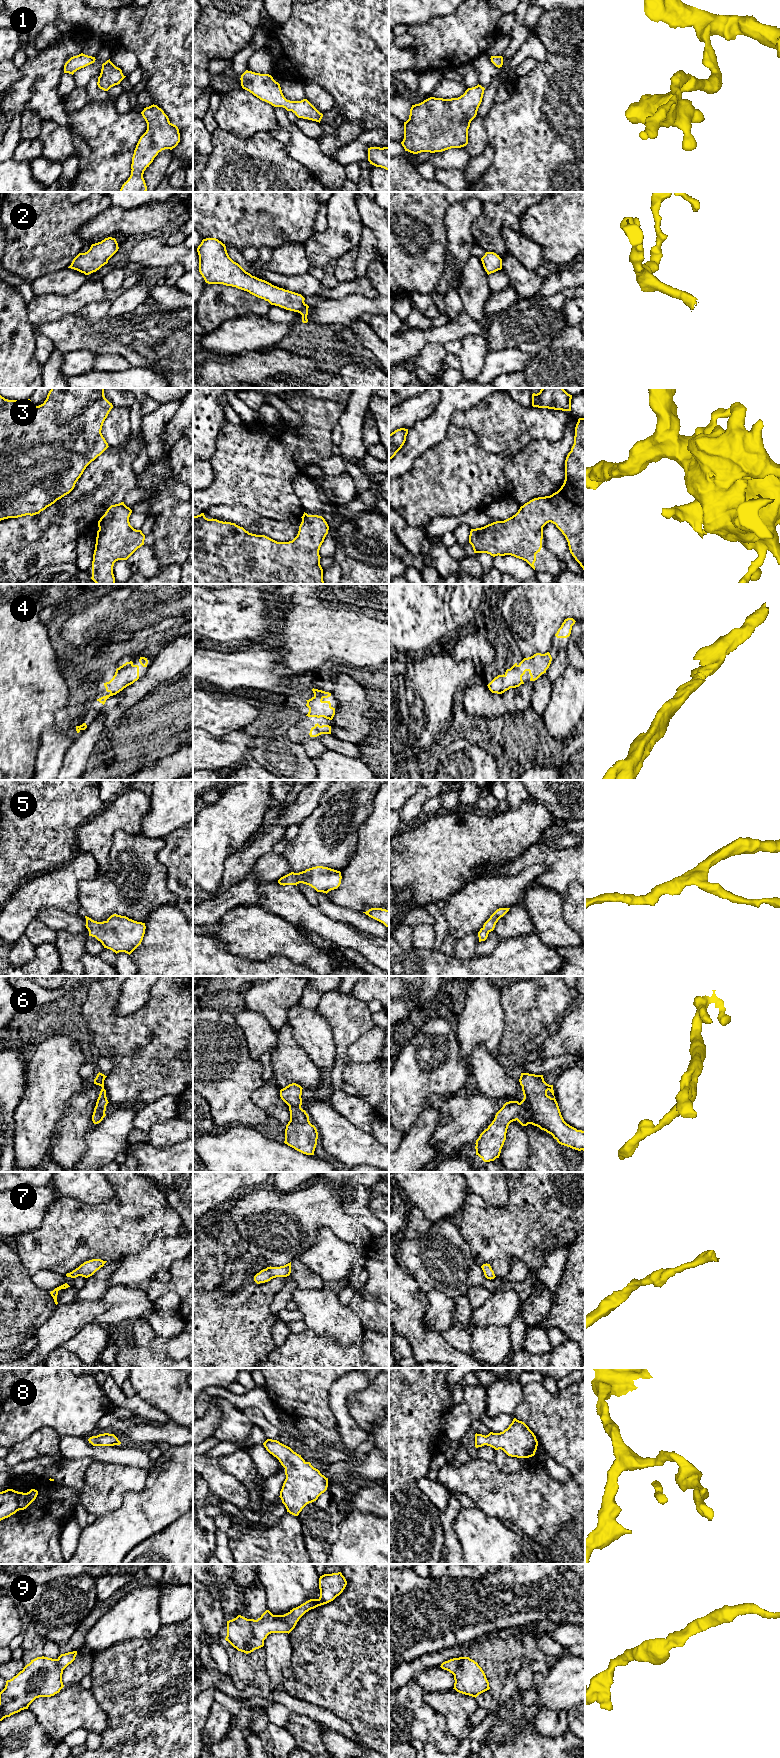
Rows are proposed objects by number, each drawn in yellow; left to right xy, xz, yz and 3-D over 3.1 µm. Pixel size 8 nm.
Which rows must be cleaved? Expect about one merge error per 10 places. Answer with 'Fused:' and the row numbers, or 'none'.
Fused: none

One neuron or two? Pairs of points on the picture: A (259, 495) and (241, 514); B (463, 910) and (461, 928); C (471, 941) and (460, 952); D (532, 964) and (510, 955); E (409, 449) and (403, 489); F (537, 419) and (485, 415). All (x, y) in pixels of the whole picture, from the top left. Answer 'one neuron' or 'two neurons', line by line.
A: two neurons
B: one neuron
C: one neuron
D: one neuron
E: two neurons
F: one neuron

